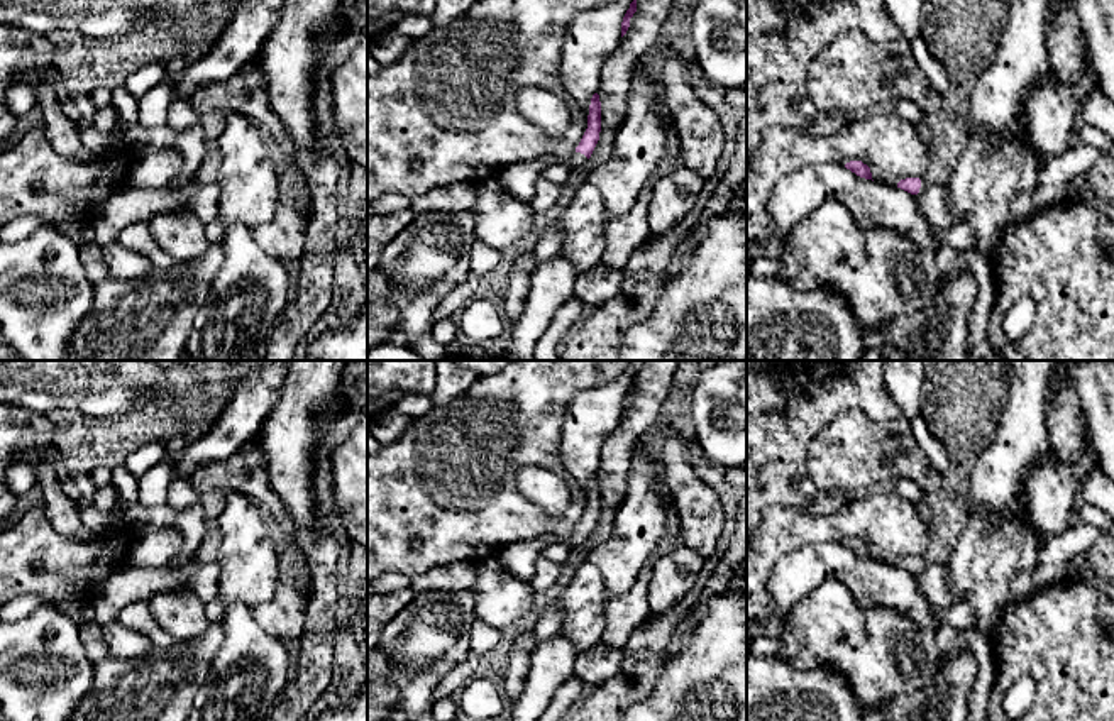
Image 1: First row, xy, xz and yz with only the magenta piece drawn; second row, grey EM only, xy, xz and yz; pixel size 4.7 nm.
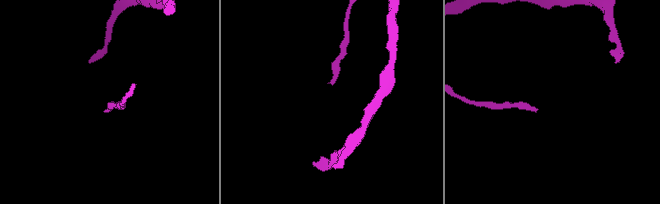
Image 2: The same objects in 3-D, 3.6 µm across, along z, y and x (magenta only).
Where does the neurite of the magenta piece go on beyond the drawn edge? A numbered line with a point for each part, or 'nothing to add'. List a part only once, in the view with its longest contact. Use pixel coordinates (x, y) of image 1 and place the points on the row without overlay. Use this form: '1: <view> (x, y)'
1: xz (576, 539)

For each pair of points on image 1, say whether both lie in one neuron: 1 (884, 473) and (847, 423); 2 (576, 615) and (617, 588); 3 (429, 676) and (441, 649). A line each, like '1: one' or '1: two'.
1: one
2: two
3: one

